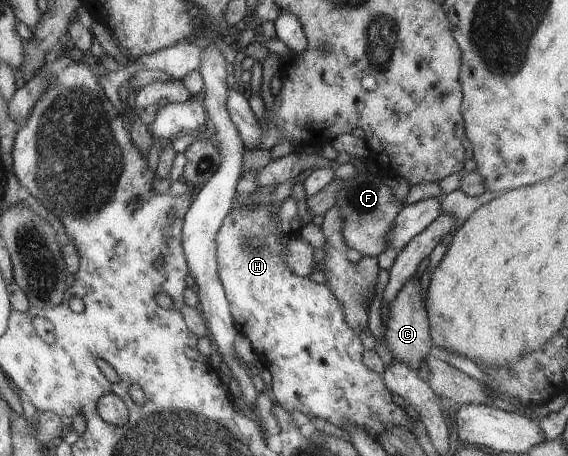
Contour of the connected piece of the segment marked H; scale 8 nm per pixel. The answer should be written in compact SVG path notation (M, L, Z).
M259 170L243 172L236 183L234 195L243 203L233 208L223 218L216 233L216 266L222 283L230 314L235 327L245 333L253 345L257 357L267 357L269 365L265 374L271 387L269 392L273 402L285 411L300 411L309 417L319 417L340 428L363 430L375 439L383 430L399 426L409 430L414 421L391 400L391 392L385 387L383 378L378 373L367 369L362 362L363 346L359 336L343 318L343 306L329 288L322 283L309 280L291 273L285 263L285 237L280 236L277 226L278 206L267 203L245 204L252 193L259 187L255 175Z

